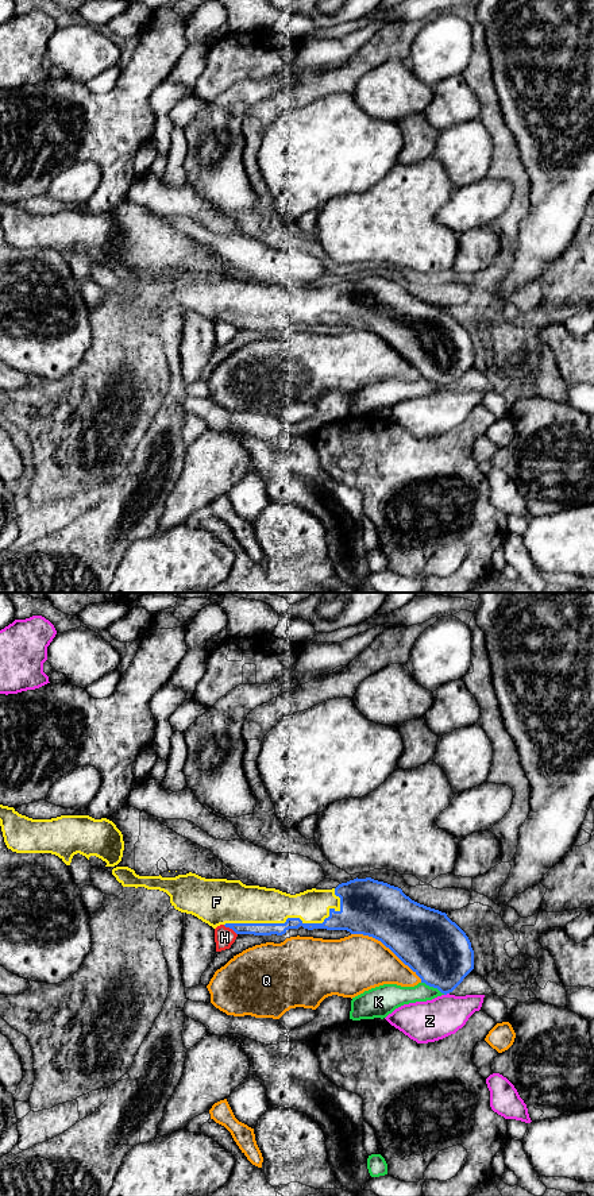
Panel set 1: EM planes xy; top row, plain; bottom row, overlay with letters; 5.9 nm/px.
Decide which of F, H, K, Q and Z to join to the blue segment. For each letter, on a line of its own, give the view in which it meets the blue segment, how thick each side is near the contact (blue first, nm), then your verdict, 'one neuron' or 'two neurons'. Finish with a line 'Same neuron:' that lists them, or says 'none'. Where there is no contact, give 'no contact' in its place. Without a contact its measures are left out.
F: xy | 80/220 nm | one neuron
H: xy | 80/120 nm | two neurons
K: xy | 380/140 nm | two neurons
Q: xy | 380/340 nm | two neurons
Z: xy | 380/240 nm | two neurons
Same neuron: F

